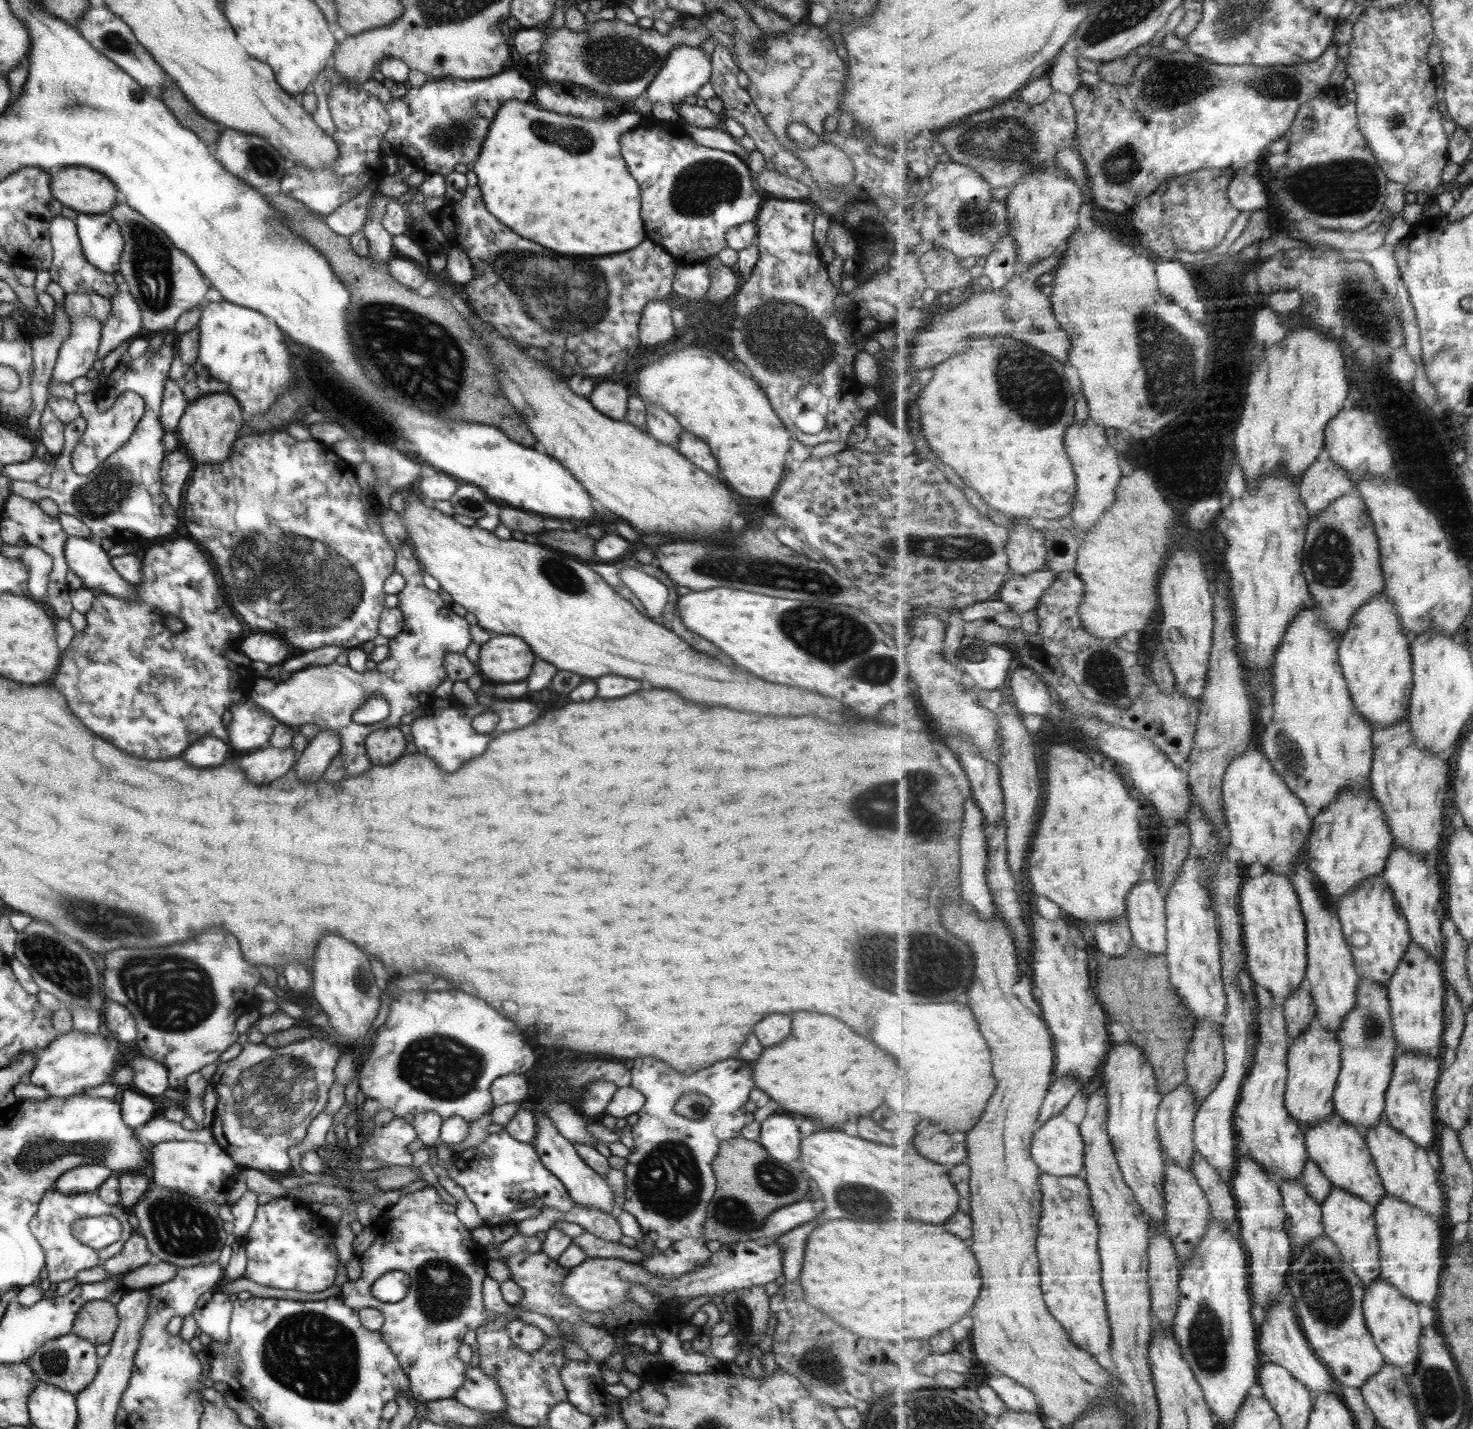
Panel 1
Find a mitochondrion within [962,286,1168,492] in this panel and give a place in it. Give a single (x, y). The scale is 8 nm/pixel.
(1027, 382)

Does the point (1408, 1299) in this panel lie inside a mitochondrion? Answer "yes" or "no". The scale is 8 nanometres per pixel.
no

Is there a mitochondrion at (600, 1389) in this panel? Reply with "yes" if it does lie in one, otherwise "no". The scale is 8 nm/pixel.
no

